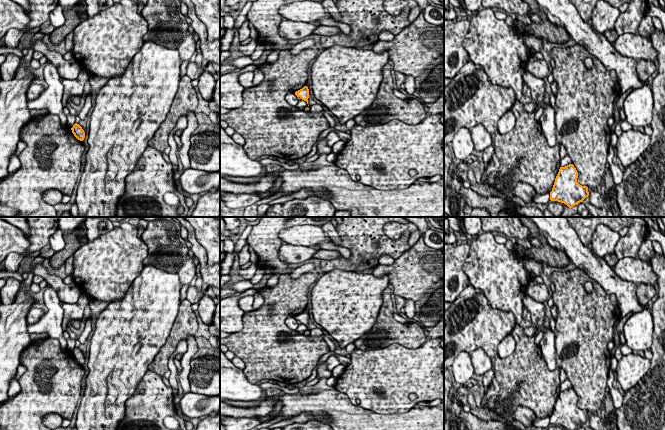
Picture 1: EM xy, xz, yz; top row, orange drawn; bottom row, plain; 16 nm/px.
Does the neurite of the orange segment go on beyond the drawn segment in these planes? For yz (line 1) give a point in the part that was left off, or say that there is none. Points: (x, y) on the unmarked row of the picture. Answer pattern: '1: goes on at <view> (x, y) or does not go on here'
1: does not go on here

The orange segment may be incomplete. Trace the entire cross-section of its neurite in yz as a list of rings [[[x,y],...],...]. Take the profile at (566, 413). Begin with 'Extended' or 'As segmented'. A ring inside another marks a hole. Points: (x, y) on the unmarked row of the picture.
As segmented. [[[573,388],[560,391],[550,416],[550,424],[575,430],[589,420],[588,411],[577,406],[578,396]]]

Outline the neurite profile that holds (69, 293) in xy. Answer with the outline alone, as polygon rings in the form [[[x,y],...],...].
[[[43,263],[36,265],[32,273],[43,277],[48,285],[57,292],[61,302],[69,304],[77,303],[81,295],[81,289],[76,282],[66,284],[59,276],[54,274],[51,275],[43,266]]]

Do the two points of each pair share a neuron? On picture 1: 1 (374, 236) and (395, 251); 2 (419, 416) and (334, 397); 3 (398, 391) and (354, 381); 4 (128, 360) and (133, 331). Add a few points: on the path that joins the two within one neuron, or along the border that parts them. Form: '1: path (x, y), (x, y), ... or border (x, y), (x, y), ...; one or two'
1: path (379, 241), (384, 246), (390, 247); one
2: path (398, 419), (355, 418); one
3: path (387, 381), (365, 381); one
4: path (128, 353), (128, 338); one

